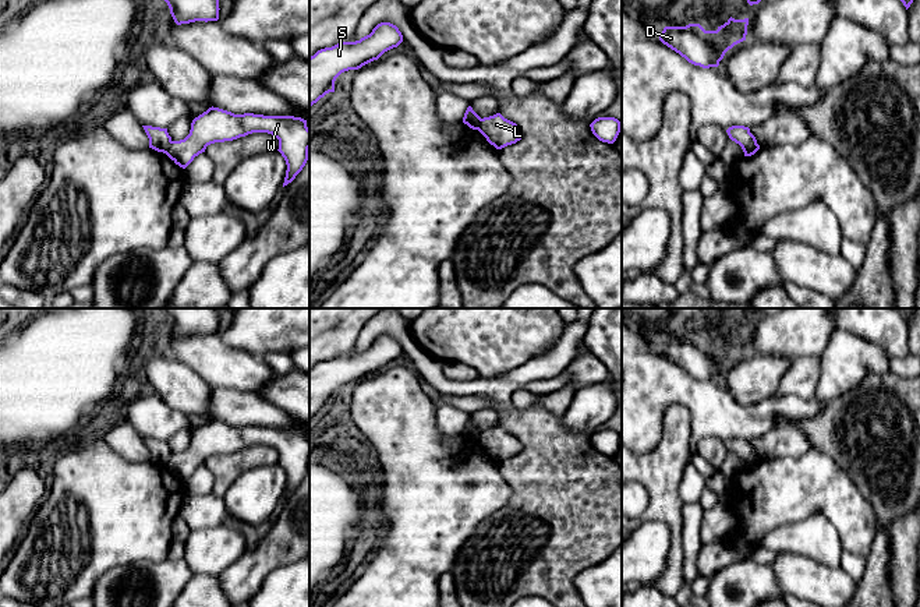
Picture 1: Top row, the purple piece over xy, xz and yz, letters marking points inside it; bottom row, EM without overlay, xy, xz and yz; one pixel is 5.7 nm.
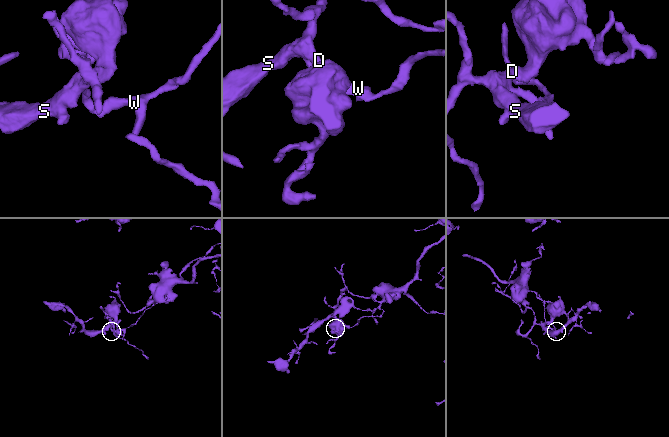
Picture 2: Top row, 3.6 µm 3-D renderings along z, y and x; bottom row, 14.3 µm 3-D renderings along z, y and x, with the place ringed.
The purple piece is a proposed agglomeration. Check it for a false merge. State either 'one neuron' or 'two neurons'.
two neurons

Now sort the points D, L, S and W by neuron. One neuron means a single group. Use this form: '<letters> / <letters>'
D S / L W

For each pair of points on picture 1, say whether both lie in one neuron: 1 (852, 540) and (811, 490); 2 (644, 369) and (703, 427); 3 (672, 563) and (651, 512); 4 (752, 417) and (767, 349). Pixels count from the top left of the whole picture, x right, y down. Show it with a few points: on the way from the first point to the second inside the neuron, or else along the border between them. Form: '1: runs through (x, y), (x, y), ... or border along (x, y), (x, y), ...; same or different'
1: runs through (850, 528), (824, 501); same
2: runs through (662, 383), (676, 387), (699, 409); same
3: runs through (675, 547), (675, 525), (666, 516); same
4: border along (726, 388), (746, 405), (754, 405), (772, 395); different

